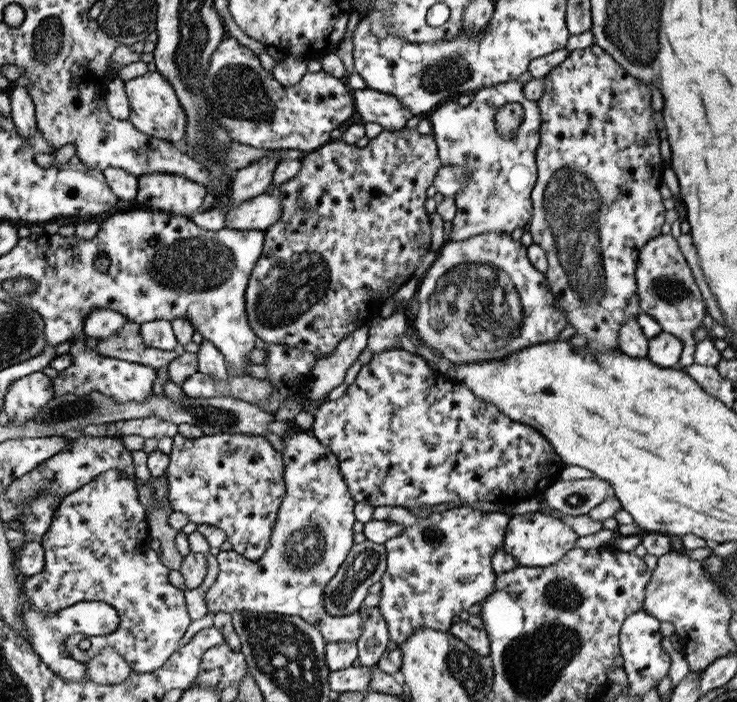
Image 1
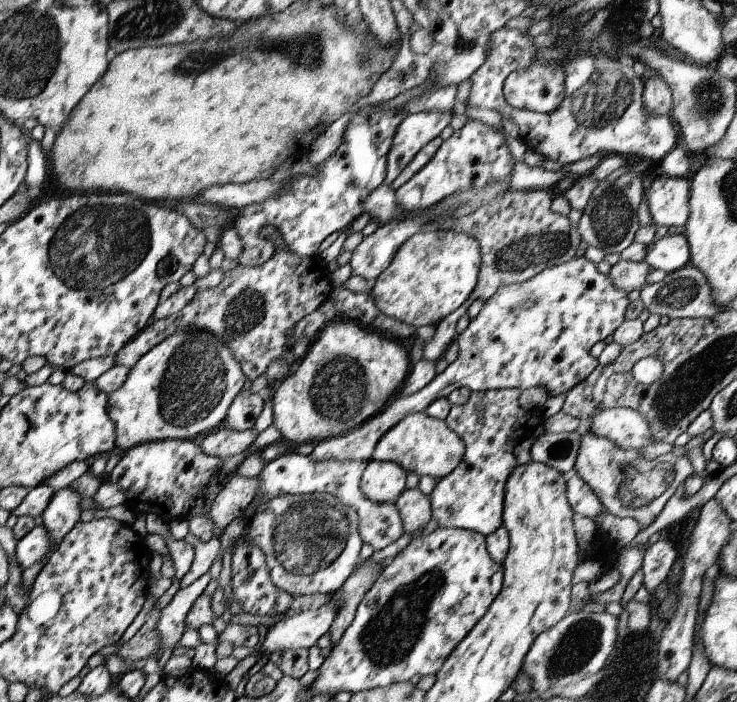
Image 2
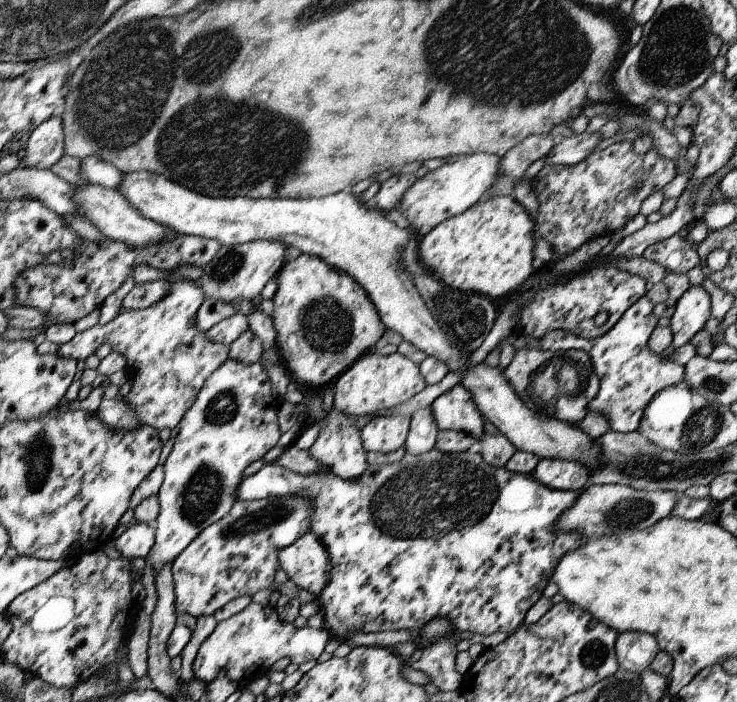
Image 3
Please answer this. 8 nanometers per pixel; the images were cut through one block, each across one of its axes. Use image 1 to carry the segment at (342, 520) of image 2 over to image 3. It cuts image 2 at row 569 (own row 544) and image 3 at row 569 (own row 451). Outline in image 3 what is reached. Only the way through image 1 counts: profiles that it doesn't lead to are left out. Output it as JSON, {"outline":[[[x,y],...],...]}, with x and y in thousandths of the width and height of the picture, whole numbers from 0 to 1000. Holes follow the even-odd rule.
{"outline":[[[425,759],[412,761],[395,778],[380,783],[376,799],[392,826],[429,852],[446,829],[449,808],[444,785]]]}

